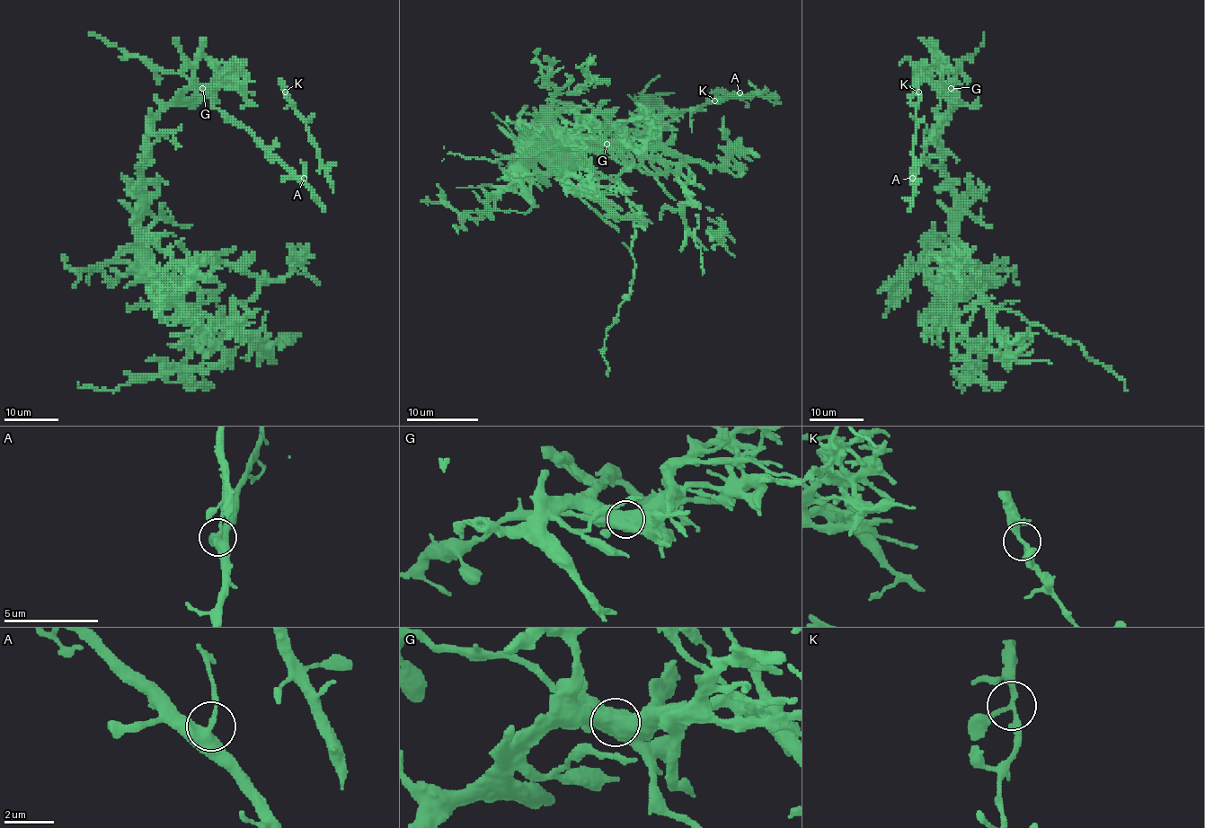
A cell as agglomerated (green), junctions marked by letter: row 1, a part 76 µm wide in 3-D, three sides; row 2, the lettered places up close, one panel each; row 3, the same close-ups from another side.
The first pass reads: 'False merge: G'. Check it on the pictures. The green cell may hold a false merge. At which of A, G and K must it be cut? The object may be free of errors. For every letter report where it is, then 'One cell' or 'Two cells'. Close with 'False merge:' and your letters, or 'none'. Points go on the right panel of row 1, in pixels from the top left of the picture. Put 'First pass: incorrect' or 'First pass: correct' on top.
First pass: correct
A: Place: (912, 178). One cell
G: Place: (951, 88). Two cells
K: Place: (918, 92). One cell
False merge: G

